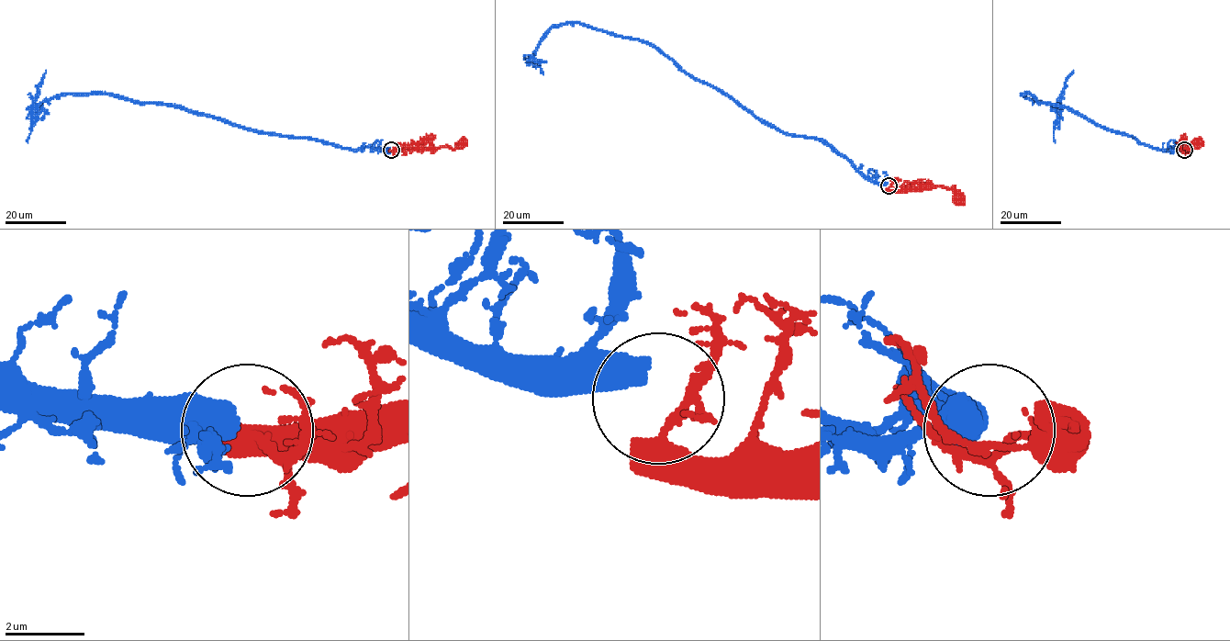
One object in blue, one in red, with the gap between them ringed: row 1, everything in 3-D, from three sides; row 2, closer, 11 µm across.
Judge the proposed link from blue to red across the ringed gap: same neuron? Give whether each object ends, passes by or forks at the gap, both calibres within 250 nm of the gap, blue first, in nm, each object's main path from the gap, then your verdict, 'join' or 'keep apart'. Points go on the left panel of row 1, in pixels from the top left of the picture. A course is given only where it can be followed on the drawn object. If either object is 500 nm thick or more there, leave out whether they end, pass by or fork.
650/200 nm | blue via (390, 149), (338, 148), (312, 139), (255, 132), (173, 106), (106, 94), (61, 94), (34, 106), (45, 70) | red via (392, 151), (454, 148), (464, 144) | join

